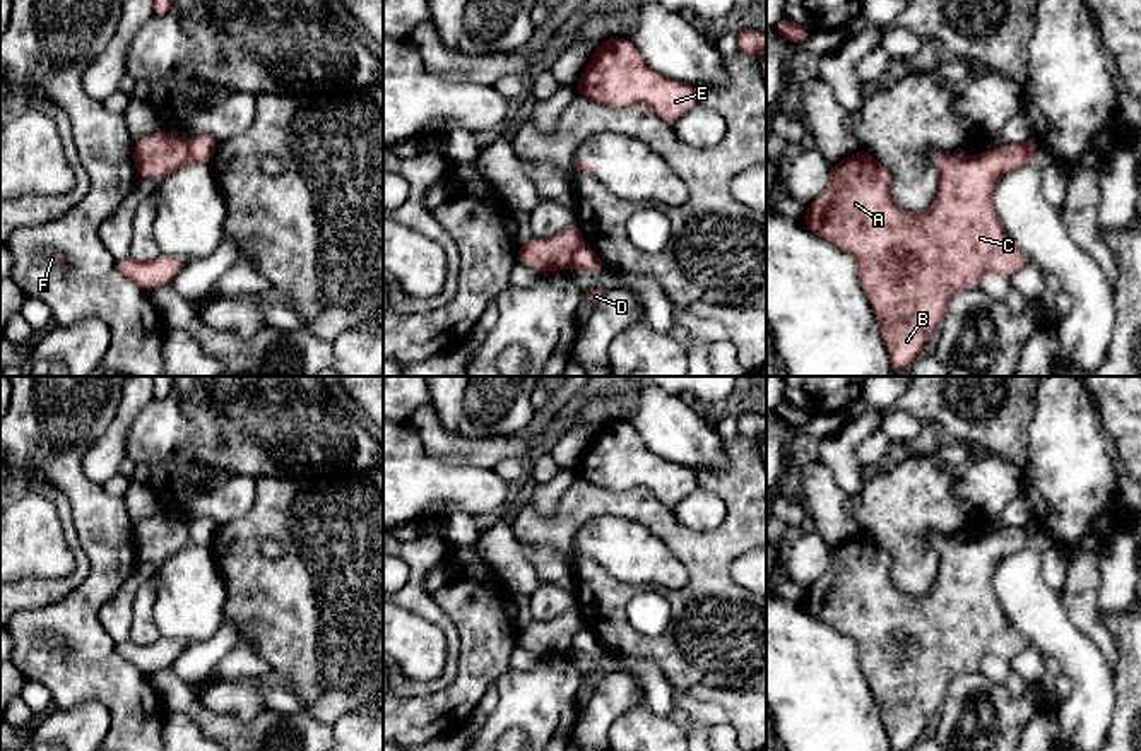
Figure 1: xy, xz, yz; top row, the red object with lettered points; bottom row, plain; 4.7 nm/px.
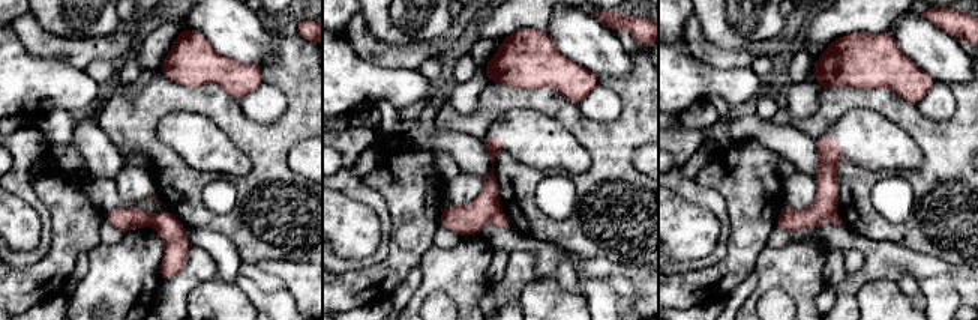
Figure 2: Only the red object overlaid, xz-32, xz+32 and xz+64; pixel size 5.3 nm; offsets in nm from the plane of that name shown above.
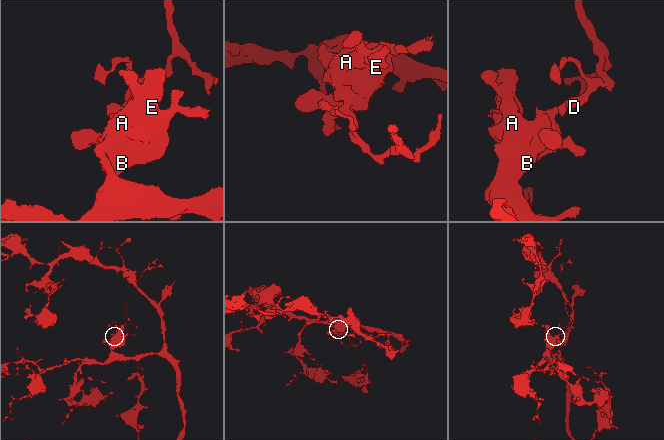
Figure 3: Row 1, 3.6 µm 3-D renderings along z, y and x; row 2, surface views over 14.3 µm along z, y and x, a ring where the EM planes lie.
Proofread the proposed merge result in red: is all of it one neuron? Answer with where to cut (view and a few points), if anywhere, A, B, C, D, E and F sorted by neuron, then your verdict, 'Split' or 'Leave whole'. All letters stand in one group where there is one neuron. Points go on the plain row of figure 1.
Split along xy (187, 524), (194, 548). Groups: A B C E F / D. Split

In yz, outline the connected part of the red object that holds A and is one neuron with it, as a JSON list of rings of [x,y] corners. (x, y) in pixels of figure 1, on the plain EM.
[[[1008,525],[975,541],[936,534],[939,570],[924,597],[893,585],[890,554],[862,532],[831,547],[830,570],[807,588],[802,602],[813,616],[857,643],[860,671],[874,688],[891,751],[910,751],[924,737],[927,720],[941,712],[956,676],[978,672],[987,655],[1009,662],[1030,645],[1001,607],[994,573],[1004,558],[1032,549],[1032,542],[1026,527]]]

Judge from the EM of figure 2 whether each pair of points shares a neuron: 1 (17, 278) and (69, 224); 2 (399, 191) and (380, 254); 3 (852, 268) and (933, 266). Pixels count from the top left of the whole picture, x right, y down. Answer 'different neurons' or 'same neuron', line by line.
1: same neuron
2: different neurons
3: different neurons

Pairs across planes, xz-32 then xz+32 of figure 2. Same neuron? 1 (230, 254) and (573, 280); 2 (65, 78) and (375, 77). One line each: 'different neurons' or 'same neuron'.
1: same neuron
2: same neuron

